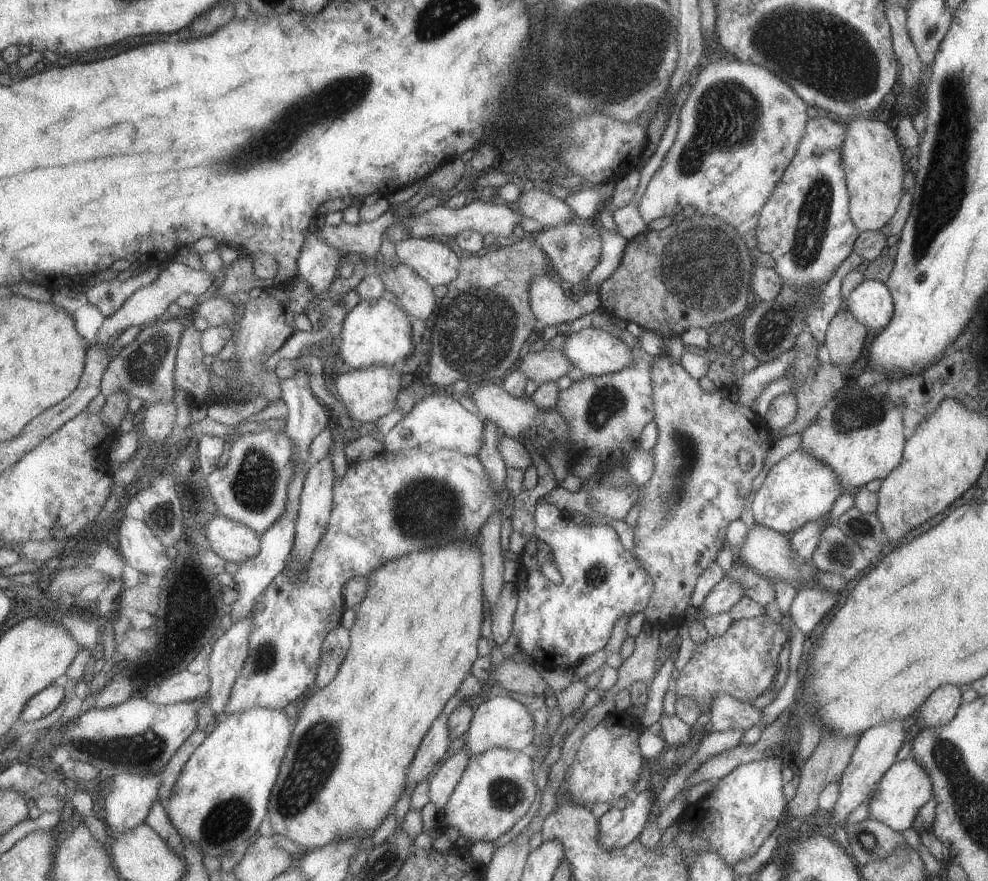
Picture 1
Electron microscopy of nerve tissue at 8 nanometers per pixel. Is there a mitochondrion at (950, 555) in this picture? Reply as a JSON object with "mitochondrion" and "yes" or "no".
{"mitochondrion":"no"}

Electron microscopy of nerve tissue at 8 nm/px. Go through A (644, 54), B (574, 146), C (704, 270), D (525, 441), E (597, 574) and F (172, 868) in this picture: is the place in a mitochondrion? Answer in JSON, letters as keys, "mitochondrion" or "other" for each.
{"A":"mitochondrion","B":"mitochondrion","C":"mitochondrion","D":"other","E":"mitochondrion","F":"other"}

